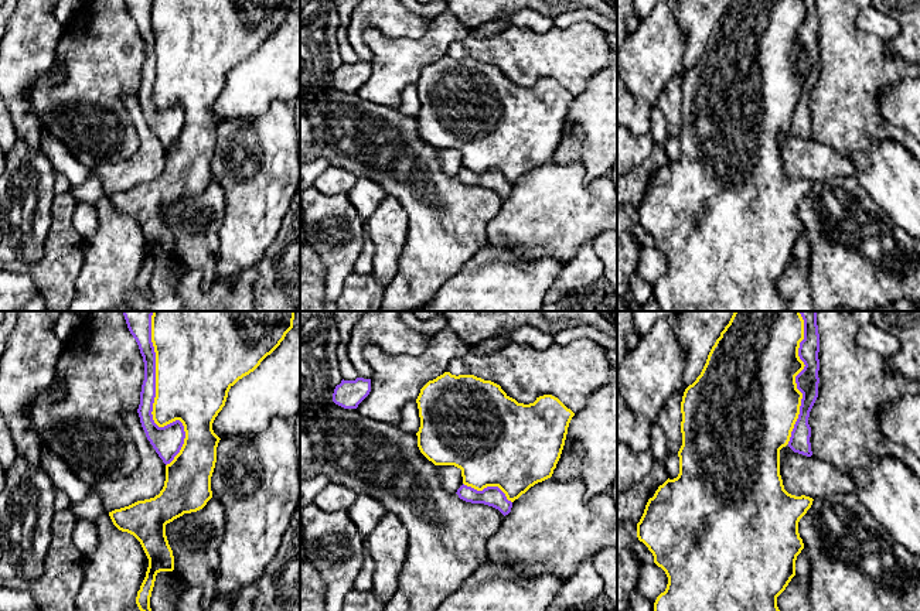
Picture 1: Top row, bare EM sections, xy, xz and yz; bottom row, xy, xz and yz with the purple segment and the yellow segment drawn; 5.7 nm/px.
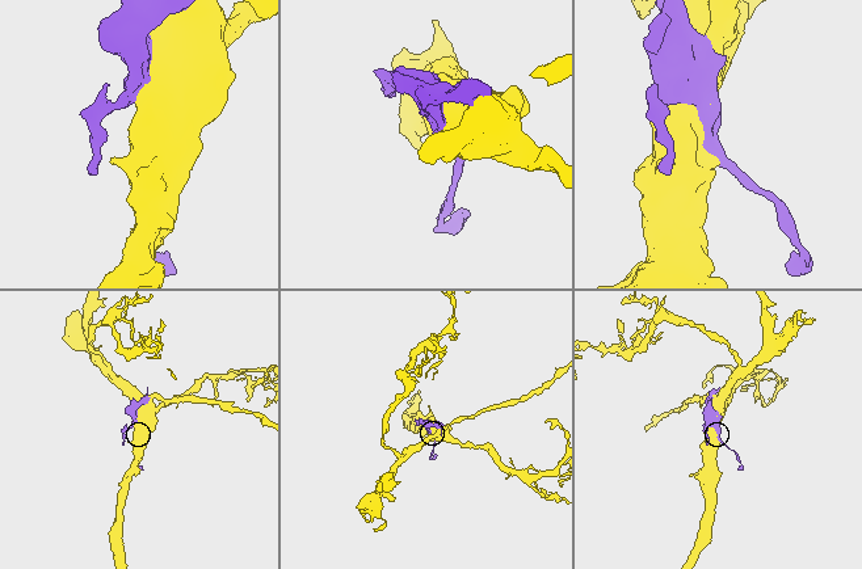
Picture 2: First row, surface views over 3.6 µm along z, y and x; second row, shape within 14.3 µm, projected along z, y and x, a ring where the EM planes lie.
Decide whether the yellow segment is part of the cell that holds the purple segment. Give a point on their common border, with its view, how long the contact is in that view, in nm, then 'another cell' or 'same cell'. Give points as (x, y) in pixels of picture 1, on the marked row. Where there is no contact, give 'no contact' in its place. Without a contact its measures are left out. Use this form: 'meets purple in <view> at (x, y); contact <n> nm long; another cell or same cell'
meets purple in xy at (153, 402); contact 900 nm long; same cell

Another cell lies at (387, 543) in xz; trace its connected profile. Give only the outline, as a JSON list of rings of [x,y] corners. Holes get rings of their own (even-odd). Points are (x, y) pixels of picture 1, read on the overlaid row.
[[[386,512],[365,536],[365,550],[375,561],[374,593],[388,603],[399,586],[408,553],[408,532],[396,515]]]

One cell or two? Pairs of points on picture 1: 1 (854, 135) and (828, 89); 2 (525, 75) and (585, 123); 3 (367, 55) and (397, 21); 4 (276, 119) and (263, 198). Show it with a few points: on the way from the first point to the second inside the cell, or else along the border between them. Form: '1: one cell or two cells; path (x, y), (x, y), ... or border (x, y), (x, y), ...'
1: one cell; path (852, 123), (845, 116), (844, 105), (840, 101)
2: two cells; border (598, 72), (575, 96)
3: one cell; path (361, 40), (361, 30), (370, 21), (381, 21)
4: one cell; path (271, 139), (266, 146), (263, 178)

